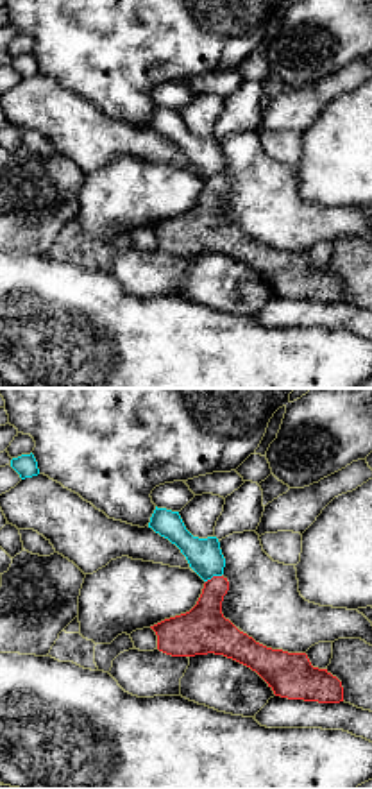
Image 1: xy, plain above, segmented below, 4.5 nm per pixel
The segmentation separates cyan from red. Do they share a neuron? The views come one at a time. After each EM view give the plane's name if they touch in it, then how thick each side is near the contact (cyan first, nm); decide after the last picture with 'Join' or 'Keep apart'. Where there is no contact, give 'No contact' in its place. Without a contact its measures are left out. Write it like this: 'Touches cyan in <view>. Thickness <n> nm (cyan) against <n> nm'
Touches cyan in xy. Thickness 160 nm (cyan) against 200 nm

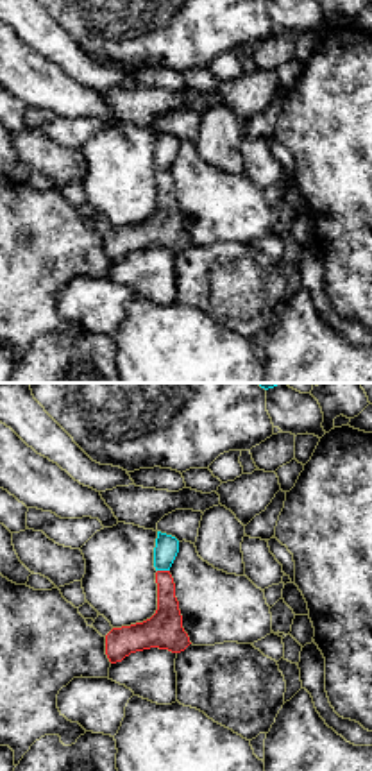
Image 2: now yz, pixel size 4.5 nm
Touches cyan in yz. Thickness 110 nm (cyan) against 150 nm

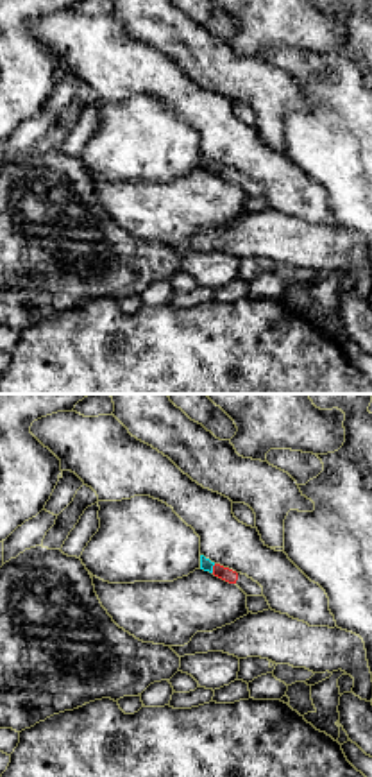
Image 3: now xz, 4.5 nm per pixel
Touches cyan in xz. Thickness 60 nm (cyan) against 60 nm

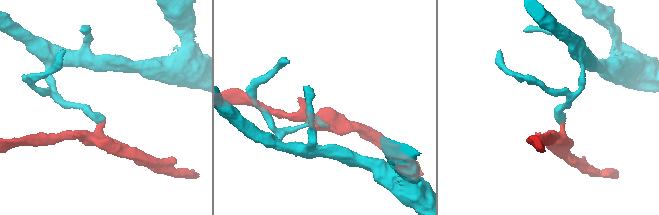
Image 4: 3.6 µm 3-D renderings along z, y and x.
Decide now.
Keep apart

